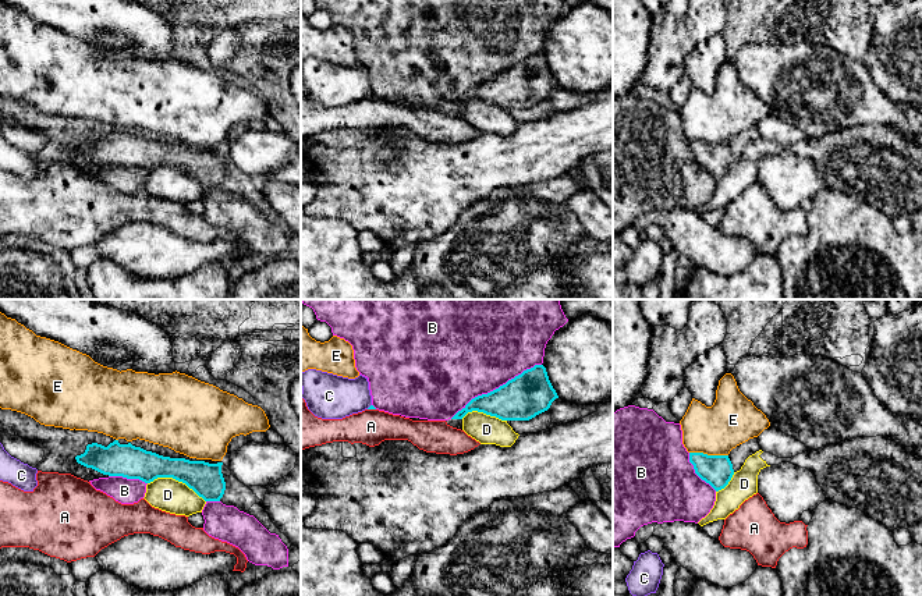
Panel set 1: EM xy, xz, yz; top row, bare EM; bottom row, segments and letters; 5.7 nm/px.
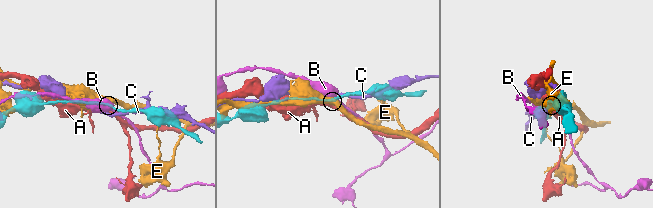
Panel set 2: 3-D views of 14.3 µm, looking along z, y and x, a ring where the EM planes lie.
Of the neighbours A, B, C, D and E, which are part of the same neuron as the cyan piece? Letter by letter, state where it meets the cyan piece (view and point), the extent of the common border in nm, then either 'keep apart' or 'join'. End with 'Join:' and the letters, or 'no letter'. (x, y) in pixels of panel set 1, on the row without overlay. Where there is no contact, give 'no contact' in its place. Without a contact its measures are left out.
A: xz (372, 96) | 50 nm | keep apart
B: xz (496, 77) | 600 nm | keep apart
C: xz (369, 95) | 40 nm | keep apart
D: xy (177, 167) | 360 nm | keep apart
E: yz (709, 144) | 220 nm | keep apart
Join: no letter

